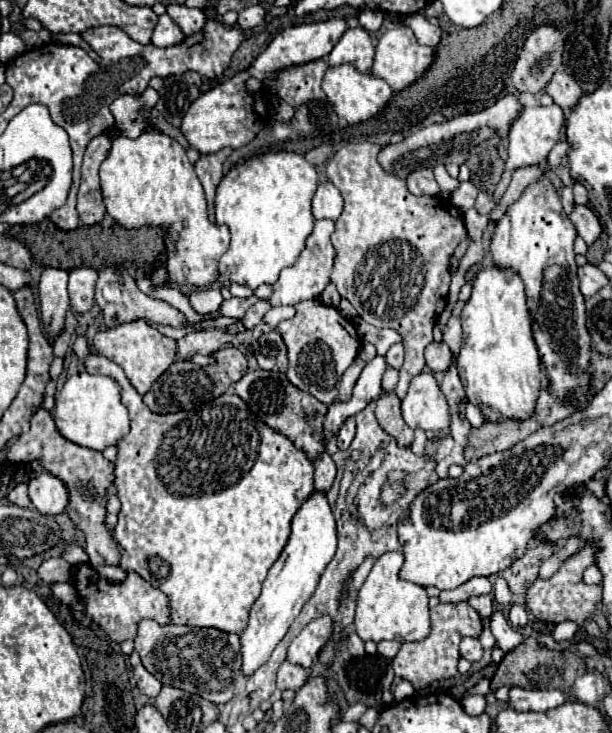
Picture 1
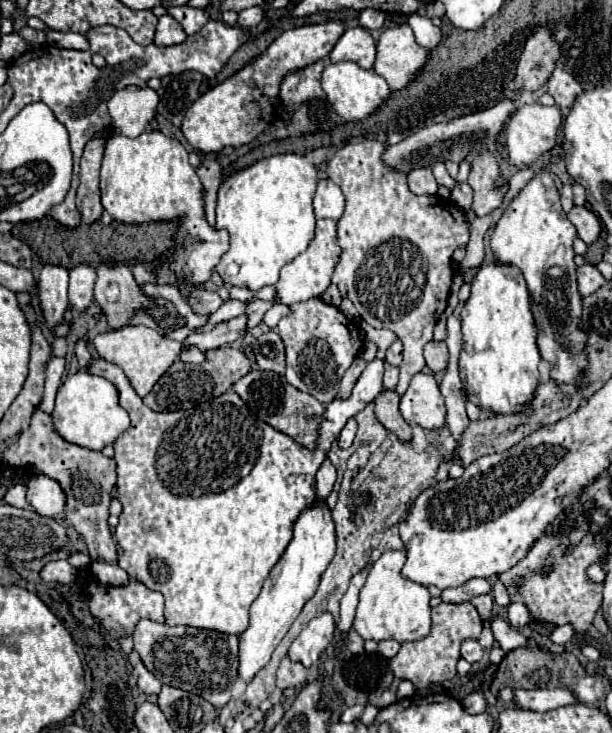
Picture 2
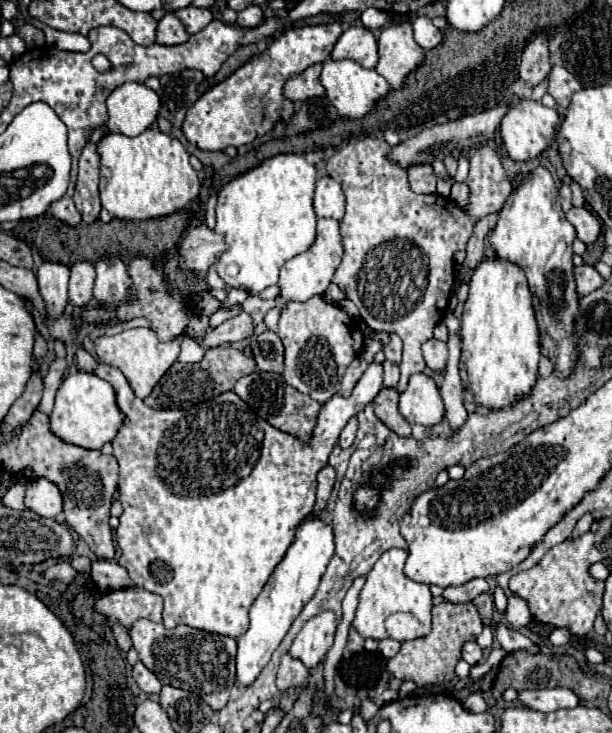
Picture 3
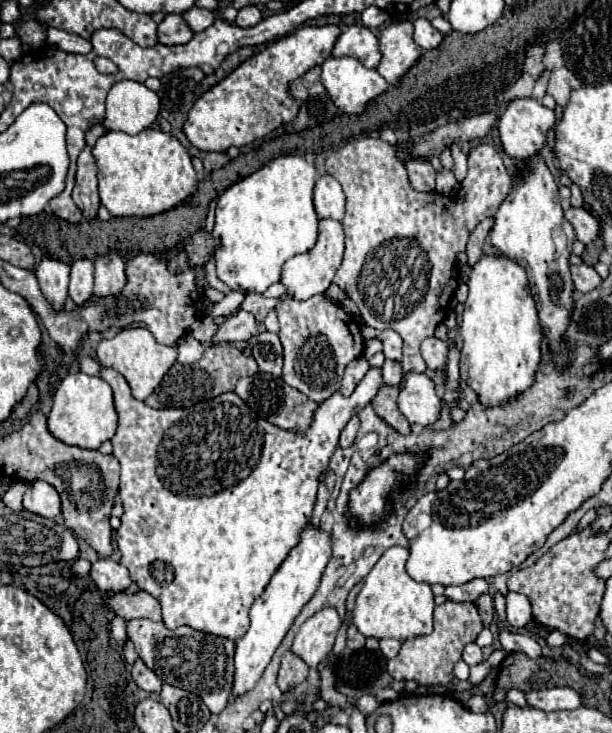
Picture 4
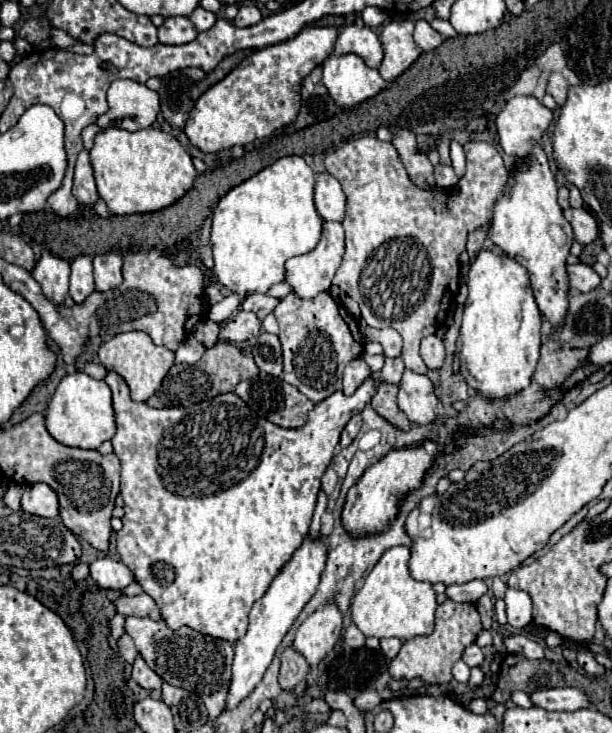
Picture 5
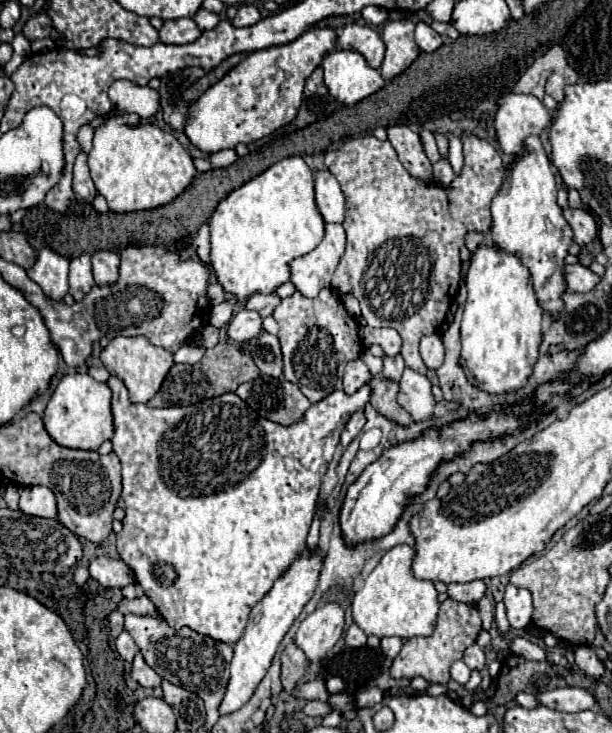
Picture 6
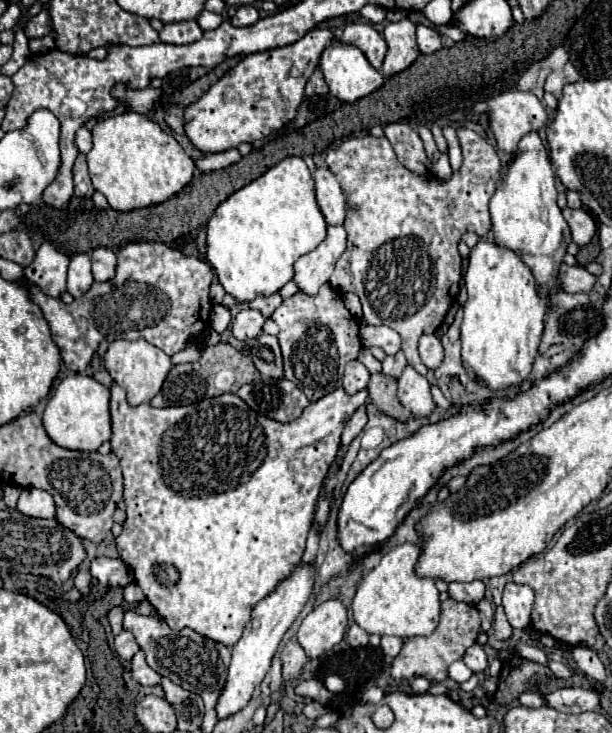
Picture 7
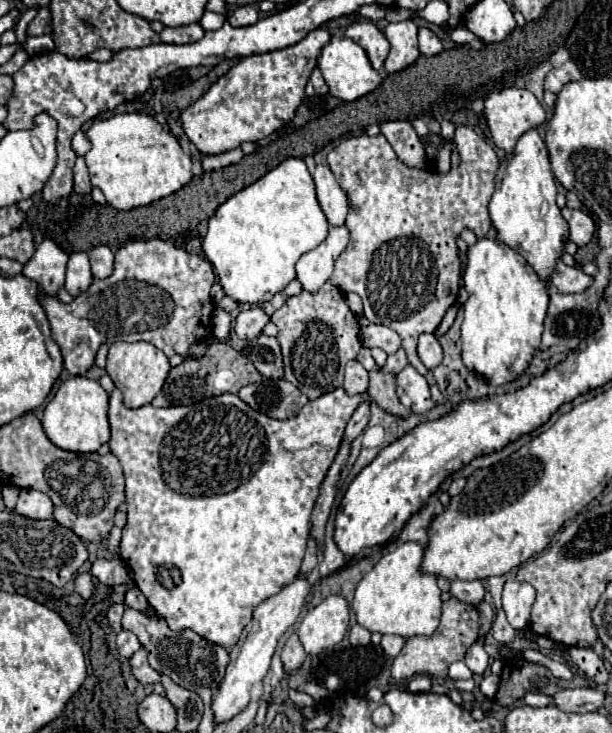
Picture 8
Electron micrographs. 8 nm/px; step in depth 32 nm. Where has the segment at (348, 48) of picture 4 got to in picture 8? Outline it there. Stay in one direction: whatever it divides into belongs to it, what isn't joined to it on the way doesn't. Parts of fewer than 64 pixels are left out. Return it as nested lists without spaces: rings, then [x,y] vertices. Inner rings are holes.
[[[354,22],[346,28],[344,36],[364,48],[374,70],[382,70],[390,44],[388,44],[384,32],[374,22]]]

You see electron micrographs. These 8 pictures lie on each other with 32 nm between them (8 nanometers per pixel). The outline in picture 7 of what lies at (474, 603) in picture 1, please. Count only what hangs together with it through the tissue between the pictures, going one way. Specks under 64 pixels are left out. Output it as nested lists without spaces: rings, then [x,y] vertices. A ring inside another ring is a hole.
[[[482,598],[478,604],[476,604],[478,612],[480,612],[480,618],[482,618],[482,630],[488,632],[492,628],[492,622],[494,622],[494,604],[486,598]]]

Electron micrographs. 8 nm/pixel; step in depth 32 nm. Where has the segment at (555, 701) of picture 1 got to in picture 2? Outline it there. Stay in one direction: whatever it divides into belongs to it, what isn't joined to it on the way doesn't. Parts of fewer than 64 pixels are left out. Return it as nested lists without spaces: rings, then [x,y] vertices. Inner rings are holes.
[[[554,688],[554,690],[514,690],[514,700],[518,708],[522,710],[534,710],[534,712],[548,712],[558,706],[576,704],[576,698],[572,692]]]

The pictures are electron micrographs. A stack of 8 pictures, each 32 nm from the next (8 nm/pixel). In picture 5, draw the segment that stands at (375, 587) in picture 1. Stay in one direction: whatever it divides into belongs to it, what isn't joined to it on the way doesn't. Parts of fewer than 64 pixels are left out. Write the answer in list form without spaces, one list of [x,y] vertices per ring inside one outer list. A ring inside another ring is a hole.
[[[394,546],[382,554],[372,572],[364,578],[362,588],[352,600],[352,622],[364,636],[398,638],[408,640],[414,636],[426,636],[434,630],[436,594],[430,582],[418,582],[408,572],[410,548]]]

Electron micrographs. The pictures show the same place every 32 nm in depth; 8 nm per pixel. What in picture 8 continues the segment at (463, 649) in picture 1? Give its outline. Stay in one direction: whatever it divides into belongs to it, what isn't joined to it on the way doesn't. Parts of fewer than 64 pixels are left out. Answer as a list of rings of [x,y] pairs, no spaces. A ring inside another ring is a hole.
[[[474,642],[464,658],[464,664],[474,672],[474,674],[484,674],[488,668],[488,654],[484,650],[482,642]]]

